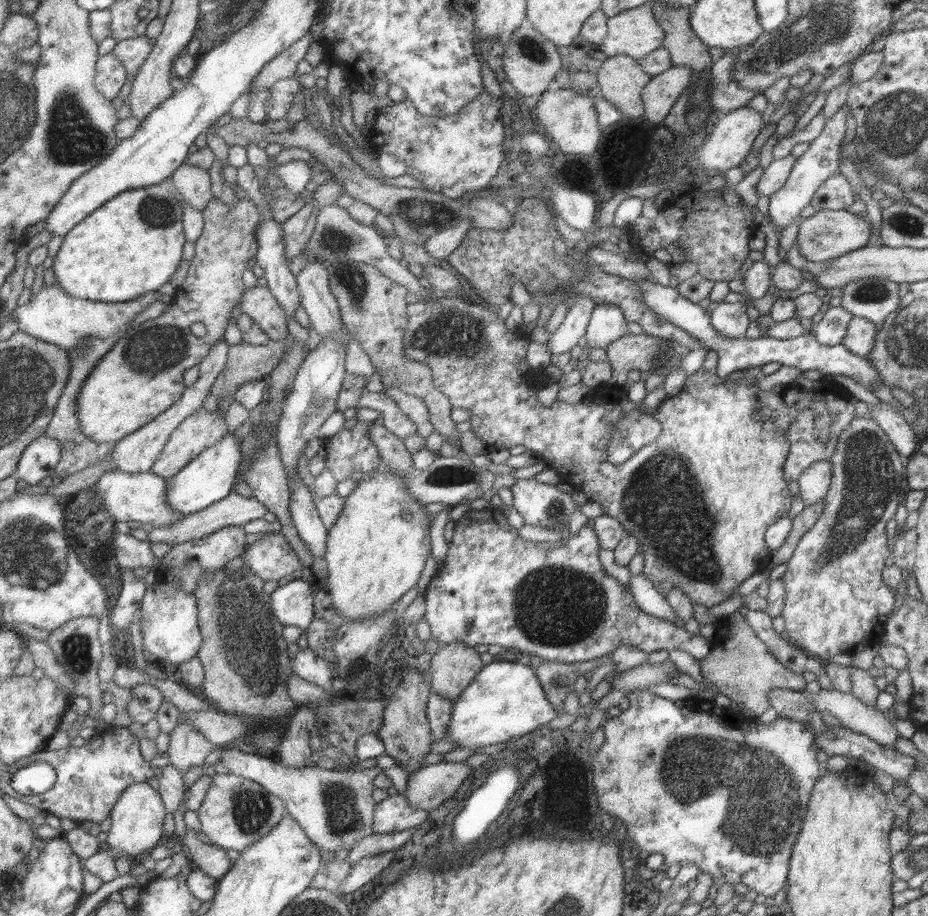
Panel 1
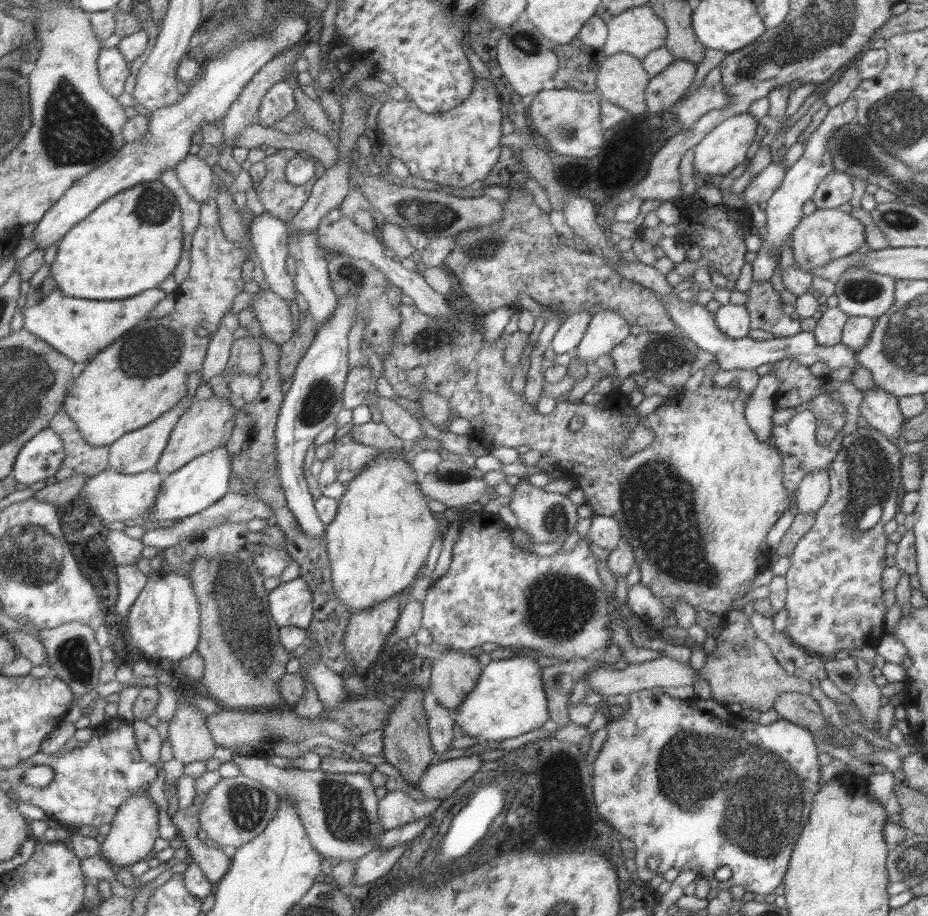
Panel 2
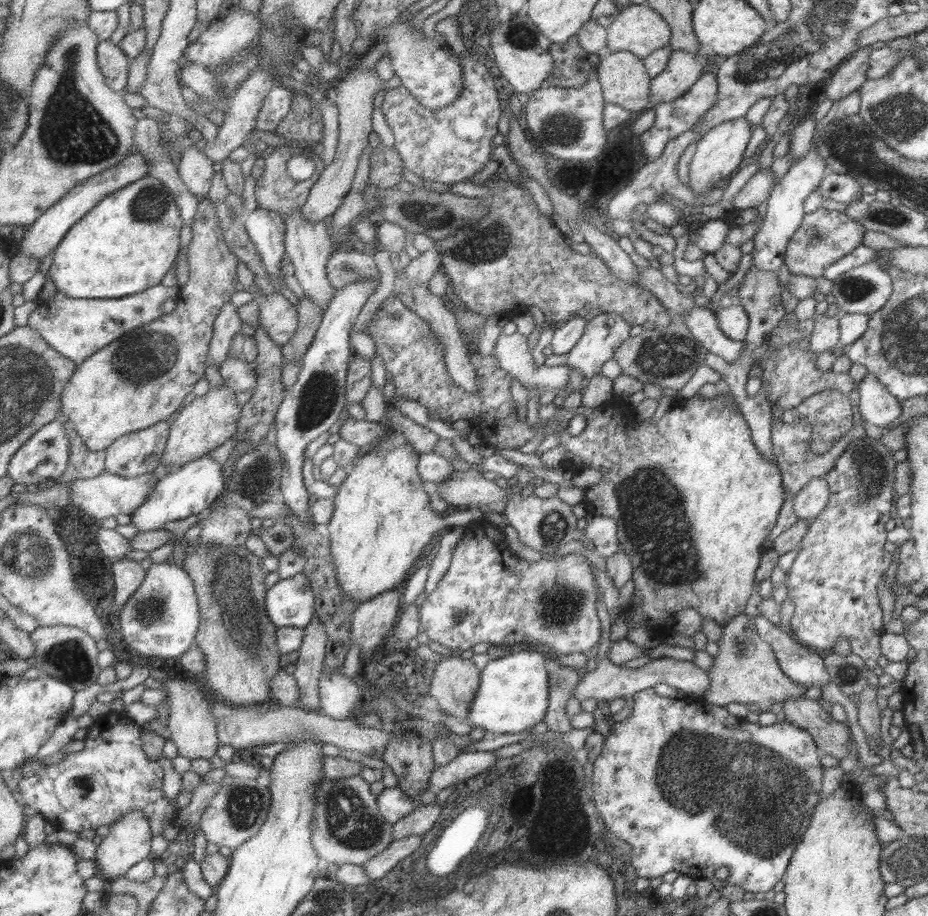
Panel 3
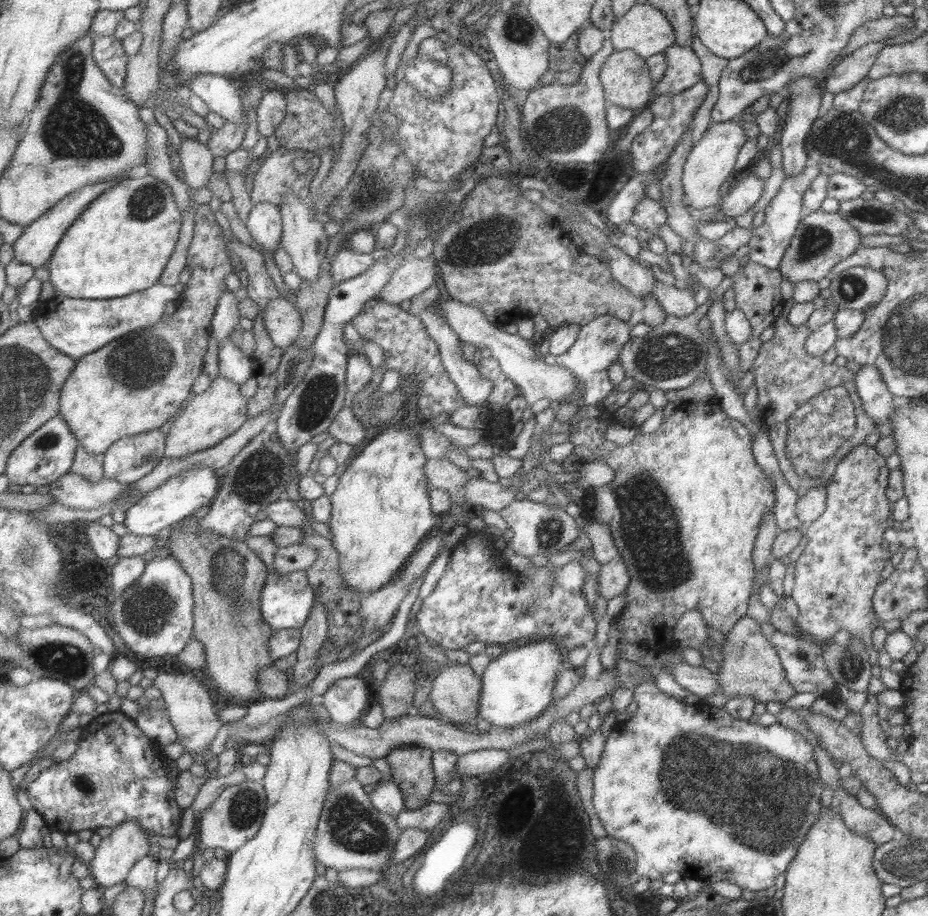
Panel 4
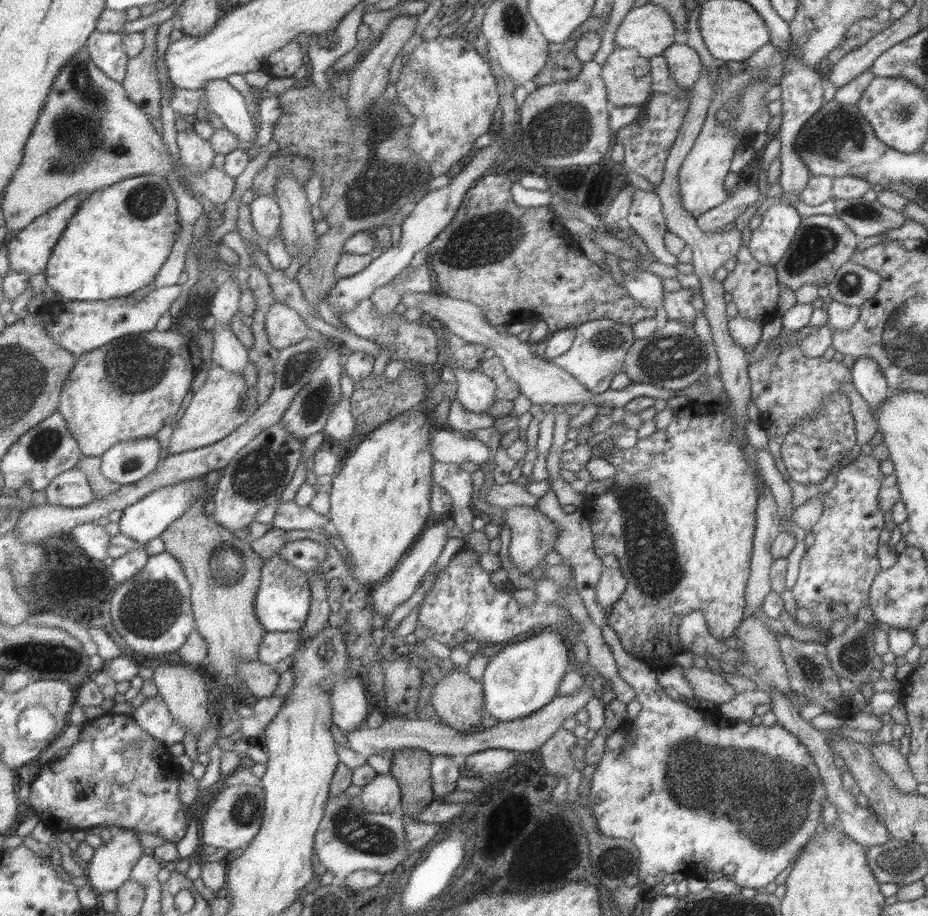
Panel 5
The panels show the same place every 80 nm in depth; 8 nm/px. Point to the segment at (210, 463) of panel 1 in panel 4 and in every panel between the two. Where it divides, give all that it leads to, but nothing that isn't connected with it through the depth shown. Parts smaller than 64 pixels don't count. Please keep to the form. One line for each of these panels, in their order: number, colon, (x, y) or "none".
2: (202, 482)
3: (193, 488)
4: (180, 498)

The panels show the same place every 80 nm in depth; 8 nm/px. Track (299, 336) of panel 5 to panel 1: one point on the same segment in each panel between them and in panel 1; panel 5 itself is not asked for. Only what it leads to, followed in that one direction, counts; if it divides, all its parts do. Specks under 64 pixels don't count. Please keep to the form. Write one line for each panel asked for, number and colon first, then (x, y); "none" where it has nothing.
1: (260, 304)
2: (272, 310)
3: (278, 318)
4: (282, 321)

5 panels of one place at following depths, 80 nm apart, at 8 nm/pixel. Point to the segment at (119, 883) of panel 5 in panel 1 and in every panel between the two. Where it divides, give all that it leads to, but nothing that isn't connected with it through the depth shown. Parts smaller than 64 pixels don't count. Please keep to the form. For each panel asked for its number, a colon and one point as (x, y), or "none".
1: (138, 818)
2: (135, 828)
3: (129, 841)
4: (116, 855)

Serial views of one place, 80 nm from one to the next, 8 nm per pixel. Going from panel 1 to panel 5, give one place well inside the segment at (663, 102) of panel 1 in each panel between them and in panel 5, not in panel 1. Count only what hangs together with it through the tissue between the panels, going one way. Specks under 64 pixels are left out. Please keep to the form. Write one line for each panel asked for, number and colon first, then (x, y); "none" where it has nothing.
2: (663, 90)
3: (682, 69)
4: (682, 66)
5: (684, 66)

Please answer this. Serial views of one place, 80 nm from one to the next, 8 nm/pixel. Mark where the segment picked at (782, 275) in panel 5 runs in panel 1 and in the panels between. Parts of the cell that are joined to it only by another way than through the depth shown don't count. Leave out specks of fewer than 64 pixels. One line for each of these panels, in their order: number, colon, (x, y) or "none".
1: (828, 234)
2: (828, 233)
3: (824, 236)
4: (821, 241)

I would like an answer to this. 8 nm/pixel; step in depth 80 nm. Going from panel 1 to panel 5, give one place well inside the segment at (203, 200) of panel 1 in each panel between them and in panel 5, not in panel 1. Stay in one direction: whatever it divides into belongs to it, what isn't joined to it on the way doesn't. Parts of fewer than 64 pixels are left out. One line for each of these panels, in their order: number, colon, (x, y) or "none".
2: (196, 174)
3: (196, 167)
4: (196, 158)
5: (198, 154)

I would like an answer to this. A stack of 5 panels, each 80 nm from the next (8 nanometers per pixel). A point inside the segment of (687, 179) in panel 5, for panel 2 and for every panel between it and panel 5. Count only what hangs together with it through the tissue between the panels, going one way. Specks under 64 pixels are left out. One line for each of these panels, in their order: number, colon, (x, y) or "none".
2: (724, 147)
3: (717, 155)
4: (709, 163)

